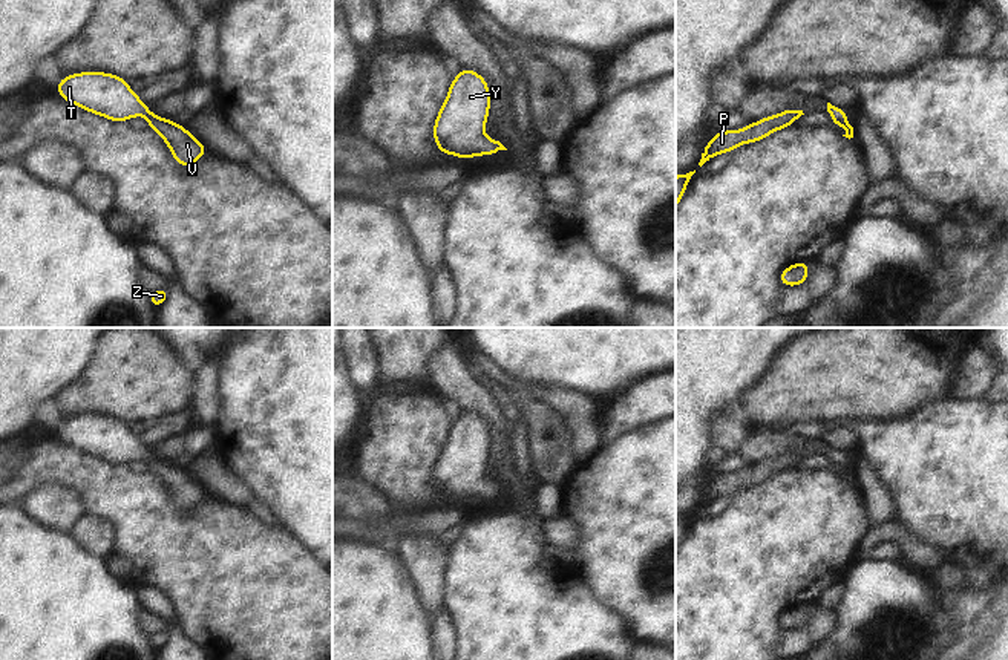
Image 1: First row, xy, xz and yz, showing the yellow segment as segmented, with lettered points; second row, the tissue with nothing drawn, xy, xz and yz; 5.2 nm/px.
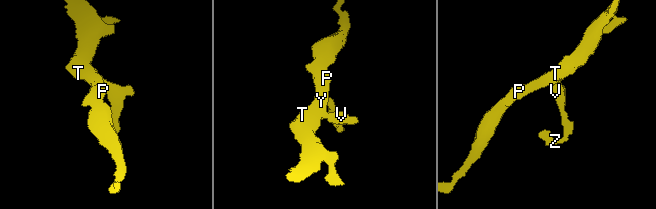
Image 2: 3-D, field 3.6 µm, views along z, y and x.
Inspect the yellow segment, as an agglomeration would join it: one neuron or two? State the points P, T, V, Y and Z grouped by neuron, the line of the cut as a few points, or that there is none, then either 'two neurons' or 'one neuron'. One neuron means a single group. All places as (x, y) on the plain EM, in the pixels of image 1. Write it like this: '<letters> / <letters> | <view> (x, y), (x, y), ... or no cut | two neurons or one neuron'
P T V Y Z | no cut | one neuron

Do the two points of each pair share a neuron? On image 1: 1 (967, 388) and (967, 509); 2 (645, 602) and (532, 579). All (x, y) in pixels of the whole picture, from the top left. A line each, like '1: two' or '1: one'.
1: two
2: two

